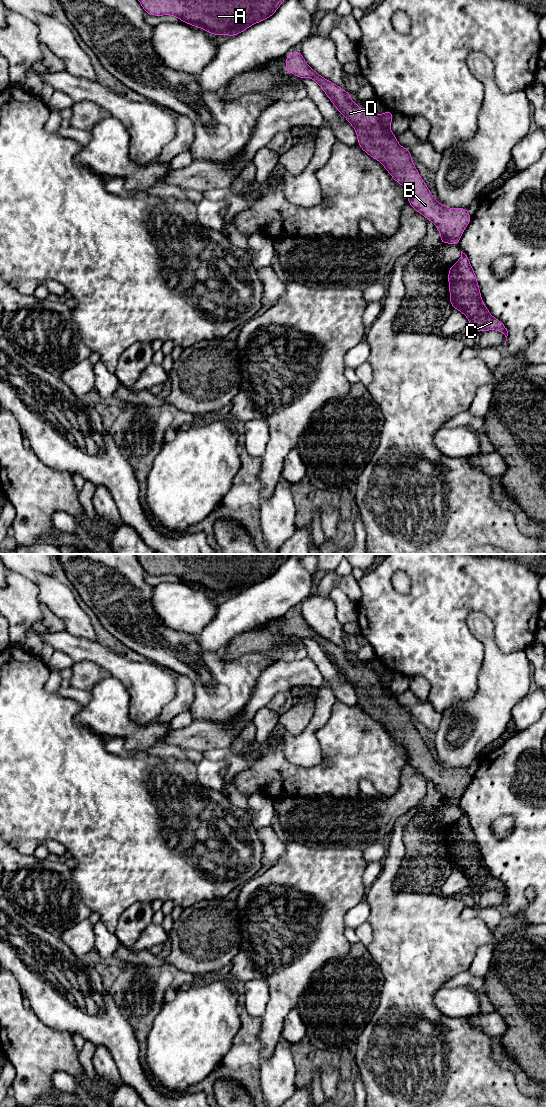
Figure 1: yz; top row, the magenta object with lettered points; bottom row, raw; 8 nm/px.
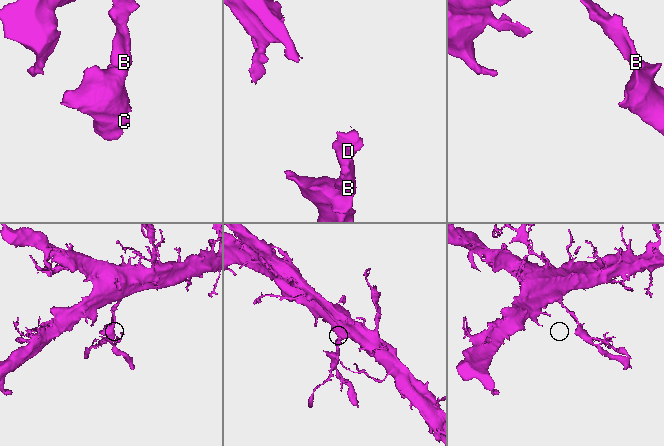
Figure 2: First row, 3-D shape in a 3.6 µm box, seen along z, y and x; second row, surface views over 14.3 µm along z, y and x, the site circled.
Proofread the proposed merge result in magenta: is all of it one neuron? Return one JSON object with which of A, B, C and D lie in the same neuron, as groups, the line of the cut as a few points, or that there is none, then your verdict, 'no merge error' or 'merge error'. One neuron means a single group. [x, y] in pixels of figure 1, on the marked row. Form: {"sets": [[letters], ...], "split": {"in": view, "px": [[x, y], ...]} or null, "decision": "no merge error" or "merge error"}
{"sets": [["A", "B", "C", "D"]], "split": null, "decision": "no merge error"}

